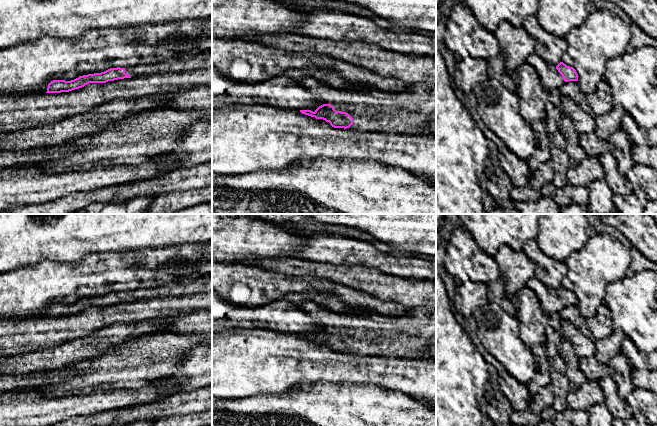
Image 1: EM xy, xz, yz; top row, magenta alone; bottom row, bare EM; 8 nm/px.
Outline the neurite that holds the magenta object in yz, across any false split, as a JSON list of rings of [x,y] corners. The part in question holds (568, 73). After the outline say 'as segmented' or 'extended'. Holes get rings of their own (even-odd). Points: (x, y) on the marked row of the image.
[[[560,62],[556,66],[556,69],[562,75],[565,82],[578,81],[579,76],[577,74],[576,70],[573,67],[567,66],[563,62]]] | as segmented

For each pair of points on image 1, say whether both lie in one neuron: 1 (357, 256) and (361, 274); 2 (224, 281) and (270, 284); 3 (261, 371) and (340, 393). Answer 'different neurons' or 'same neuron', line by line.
1: different neurons
2: same neuron
3: different neurons

